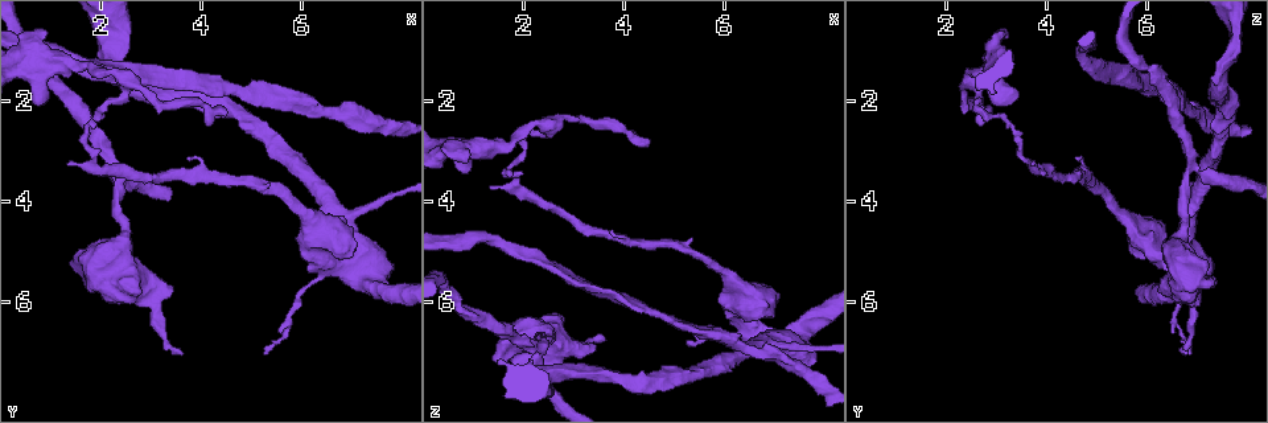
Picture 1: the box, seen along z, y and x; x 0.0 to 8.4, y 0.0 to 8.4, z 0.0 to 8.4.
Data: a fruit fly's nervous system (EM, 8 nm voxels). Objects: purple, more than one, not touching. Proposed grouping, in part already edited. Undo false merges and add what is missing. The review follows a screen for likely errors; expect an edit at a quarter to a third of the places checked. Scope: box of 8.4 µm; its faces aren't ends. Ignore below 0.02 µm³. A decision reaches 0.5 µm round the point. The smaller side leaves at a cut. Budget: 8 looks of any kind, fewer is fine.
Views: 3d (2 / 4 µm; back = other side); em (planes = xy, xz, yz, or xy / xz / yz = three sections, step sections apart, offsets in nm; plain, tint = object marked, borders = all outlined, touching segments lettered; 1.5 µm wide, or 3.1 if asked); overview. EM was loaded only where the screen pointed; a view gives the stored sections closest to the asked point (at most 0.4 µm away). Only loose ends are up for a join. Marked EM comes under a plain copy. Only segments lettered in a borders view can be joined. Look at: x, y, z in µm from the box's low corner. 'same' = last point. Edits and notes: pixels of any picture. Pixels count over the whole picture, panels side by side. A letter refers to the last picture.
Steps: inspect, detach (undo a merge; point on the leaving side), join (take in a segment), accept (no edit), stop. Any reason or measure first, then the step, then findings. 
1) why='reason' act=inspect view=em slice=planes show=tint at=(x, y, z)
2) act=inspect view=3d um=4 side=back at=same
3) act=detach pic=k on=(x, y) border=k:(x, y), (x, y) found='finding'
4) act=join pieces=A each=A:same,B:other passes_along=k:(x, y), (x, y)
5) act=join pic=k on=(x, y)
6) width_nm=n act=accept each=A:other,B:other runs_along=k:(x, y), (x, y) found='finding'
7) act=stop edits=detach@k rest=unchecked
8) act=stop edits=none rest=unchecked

why='calibre changes' act=inspect view=3d um=4 at=(7.90, 3.85, 6.90)

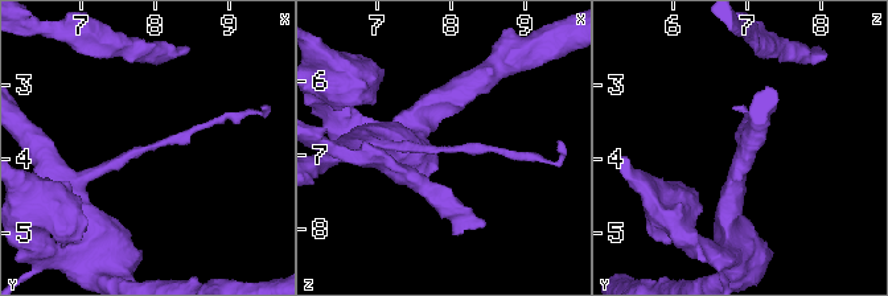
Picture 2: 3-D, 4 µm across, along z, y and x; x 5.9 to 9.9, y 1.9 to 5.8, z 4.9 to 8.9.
why='need the tissue' act=inspect view=em slice=planes show=borders at=(7.95, 3.85, 6.95)

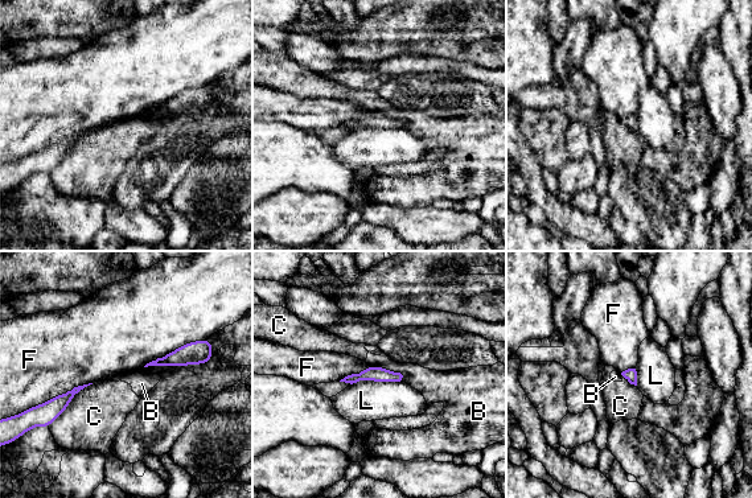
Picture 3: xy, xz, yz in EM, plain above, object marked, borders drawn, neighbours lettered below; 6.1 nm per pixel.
width_nm=80 longest_contact=F:440nm act=accept each=B:other,C:other,F:other,L:other found='continuous, no second cell'

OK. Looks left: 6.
why='three-way junction' act=inspect view=em slice=planes show=borders at=(2.35, 3.35, 6.90)

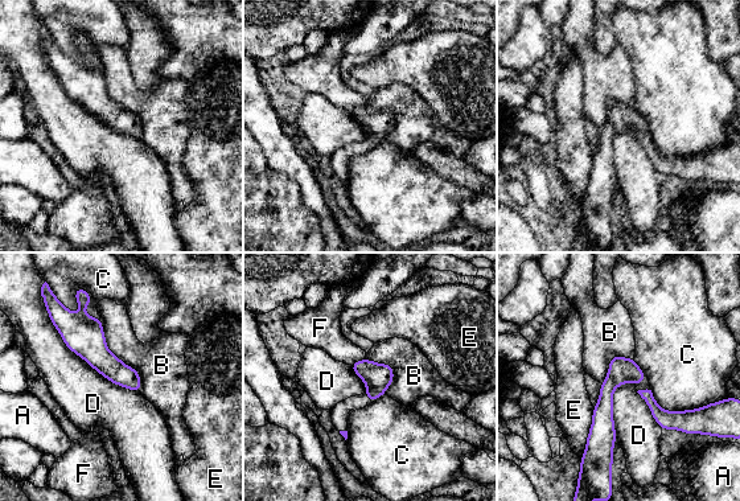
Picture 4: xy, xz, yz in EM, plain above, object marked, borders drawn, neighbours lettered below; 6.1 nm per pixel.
width_nm=160 act=accept each=A:other,B:other,C:other,D:other,E:other,F:other runs_along=4:(617, 358), (604, 405), (609, 458) found='continuous, no second cell'

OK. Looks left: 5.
why='narrows sharply' act=inspect view=3d um=2 at=(0.65, 1.30, 6.05)

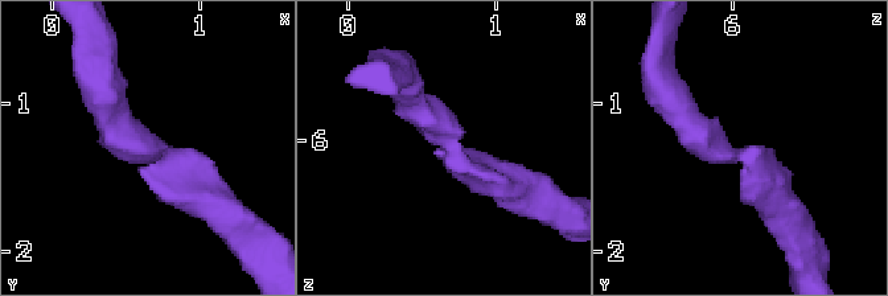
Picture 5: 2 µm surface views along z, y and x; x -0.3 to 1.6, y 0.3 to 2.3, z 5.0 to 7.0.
arm_widths_nm=220,240 act=inspect view=em slice=planes show=tint at=(0.72, 1.32, 6.02)

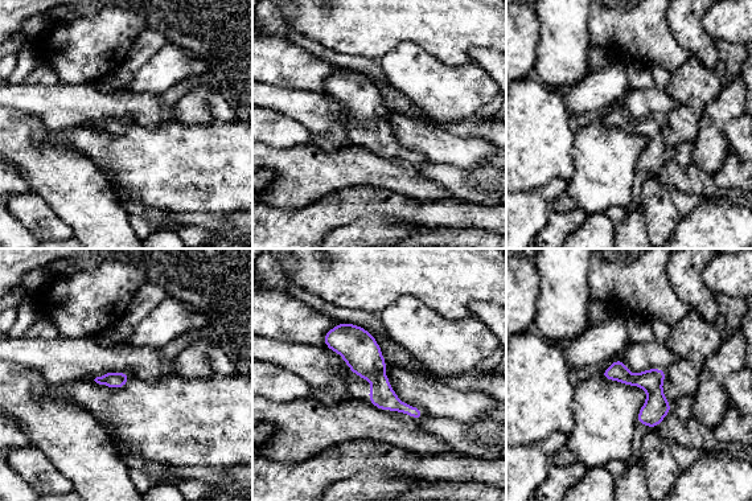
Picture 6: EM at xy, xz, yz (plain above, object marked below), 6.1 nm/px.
act=inspect view=em slice=planes show=borders at=same

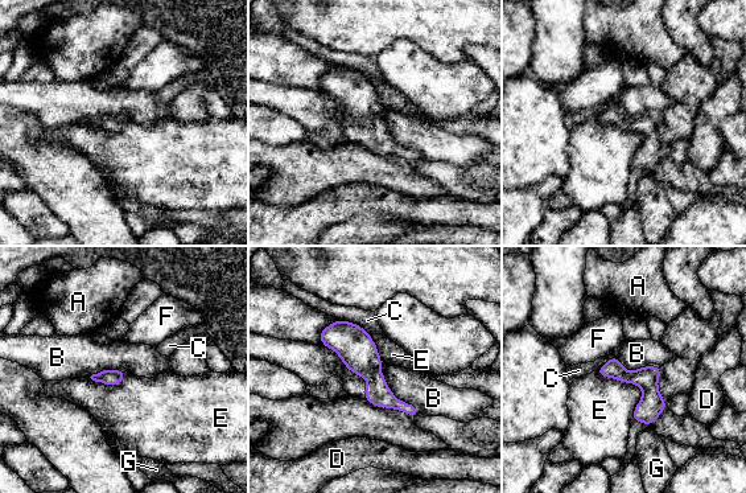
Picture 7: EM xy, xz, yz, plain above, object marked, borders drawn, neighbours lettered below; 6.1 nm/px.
act=accept each=A:other,B:other,C:other,D:other,E:other,F:other,G:other found='all the same cell'

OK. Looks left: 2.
act=stop edits=none rest=unchecked

